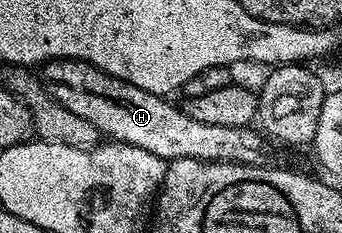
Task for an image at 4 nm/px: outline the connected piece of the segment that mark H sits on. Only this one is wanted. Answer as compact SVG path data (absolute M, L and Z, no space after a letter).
M47 59L40 69L41 79L48 85L50 97L60 102L60 106L72 110L72 114L88 118L88 122L97 126L99 133L106 135L107 132L111 141L135 144L167 162L180 158L232 160L236 164L258 164L261 161L260 142L247 129L196 122L188 118L177 103L169 104L169 99L155 92L145 92L120 78L109 76L87 60Z

